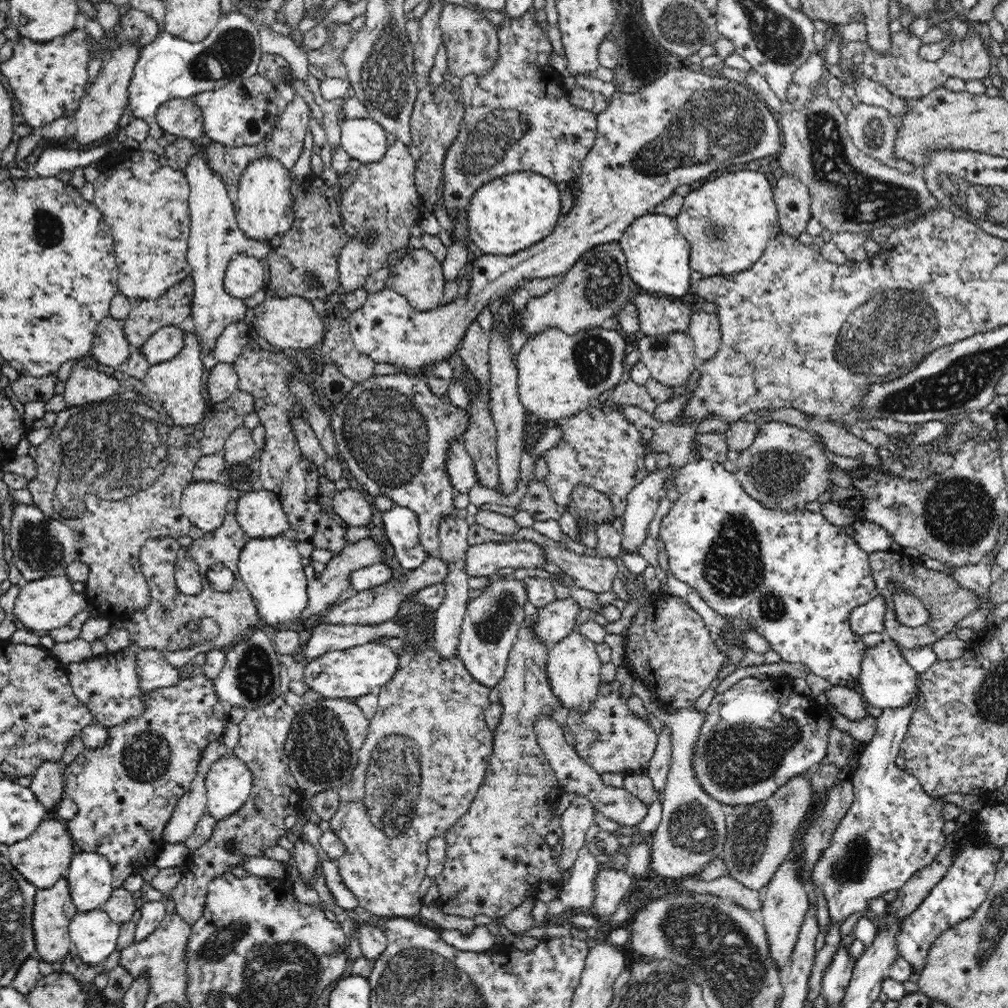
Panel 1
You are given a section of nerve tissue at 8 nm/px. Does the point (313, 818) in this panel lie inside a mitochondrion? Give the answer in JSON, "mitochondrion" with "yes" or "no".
{"mitochondrion":"no"}

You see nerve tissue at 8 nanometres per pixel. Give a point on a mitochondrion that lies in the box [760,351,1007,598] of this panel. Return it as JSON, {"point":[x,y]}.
{"point":[959,512]}

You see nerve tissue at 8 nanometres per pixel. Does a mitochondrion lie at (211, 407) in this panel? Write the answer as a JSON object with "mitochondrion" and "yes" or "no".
{"mitochondrion":"no"}

